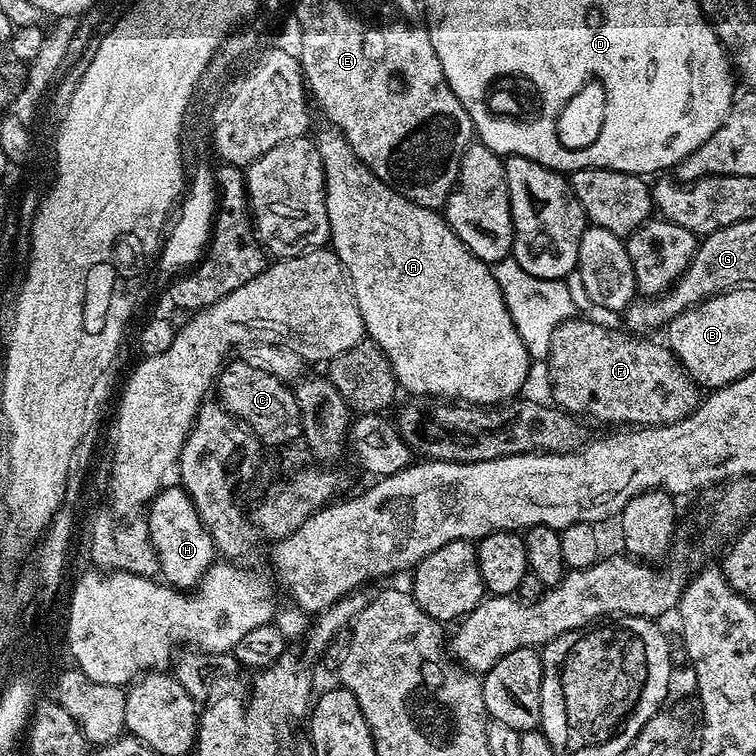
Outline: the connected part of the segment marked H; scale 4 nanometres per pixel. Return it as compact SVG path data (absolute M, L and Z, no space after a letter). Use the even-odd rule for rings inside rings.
M165 487L156 493L151 504L147 505L146 519L150 530L150 542L158 554L159 575L163 583L177 590L192 590L203 581L218 553L215 544L212 543L211 534L204 528L202 518L198 518L194 502L185 494L183 487L175 487Z

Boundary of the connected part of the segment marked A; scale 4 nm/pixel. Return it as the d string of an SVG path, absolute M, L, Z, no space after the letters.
M328 130L318 136L316 149L322 158L324 171L324 193L326 194L326 214L330 218L331 251L336 253L344 266L352 289L352 297L356 300L358 310L362 314L362 322L367 339L373 340L386 354L390 366L396 375L397 385L404 388L413 397L438 396L444 402L460 401L469 405L497 406L521 395L520 387L528 380L528 364L530 357L526 346L522 346L522 338L518 338L518 330L514 330L514 322L510 318L510 310L506 310L506 302L502 298L502 290L498 290L498 282L494 278L491 267L484 260L479 260L469 248L460 241L458 234L444 219L439 211L423 208L410 202L402 194L395 192L386 182L382 182L354 154L354 150L346 142L339 130Z

